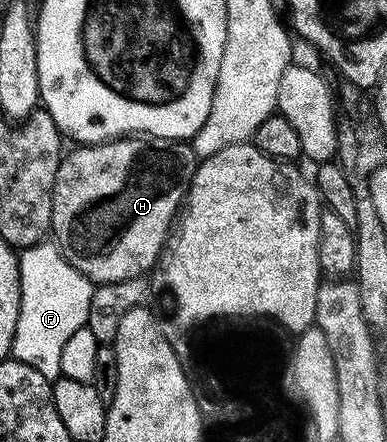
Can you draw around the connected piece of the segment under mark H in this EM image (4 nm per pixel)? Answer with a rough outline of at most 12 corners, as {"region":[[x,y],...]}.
{"region":[[132,134],[59,161],[50,235],[95,286],[164,255],[190,143]]}

